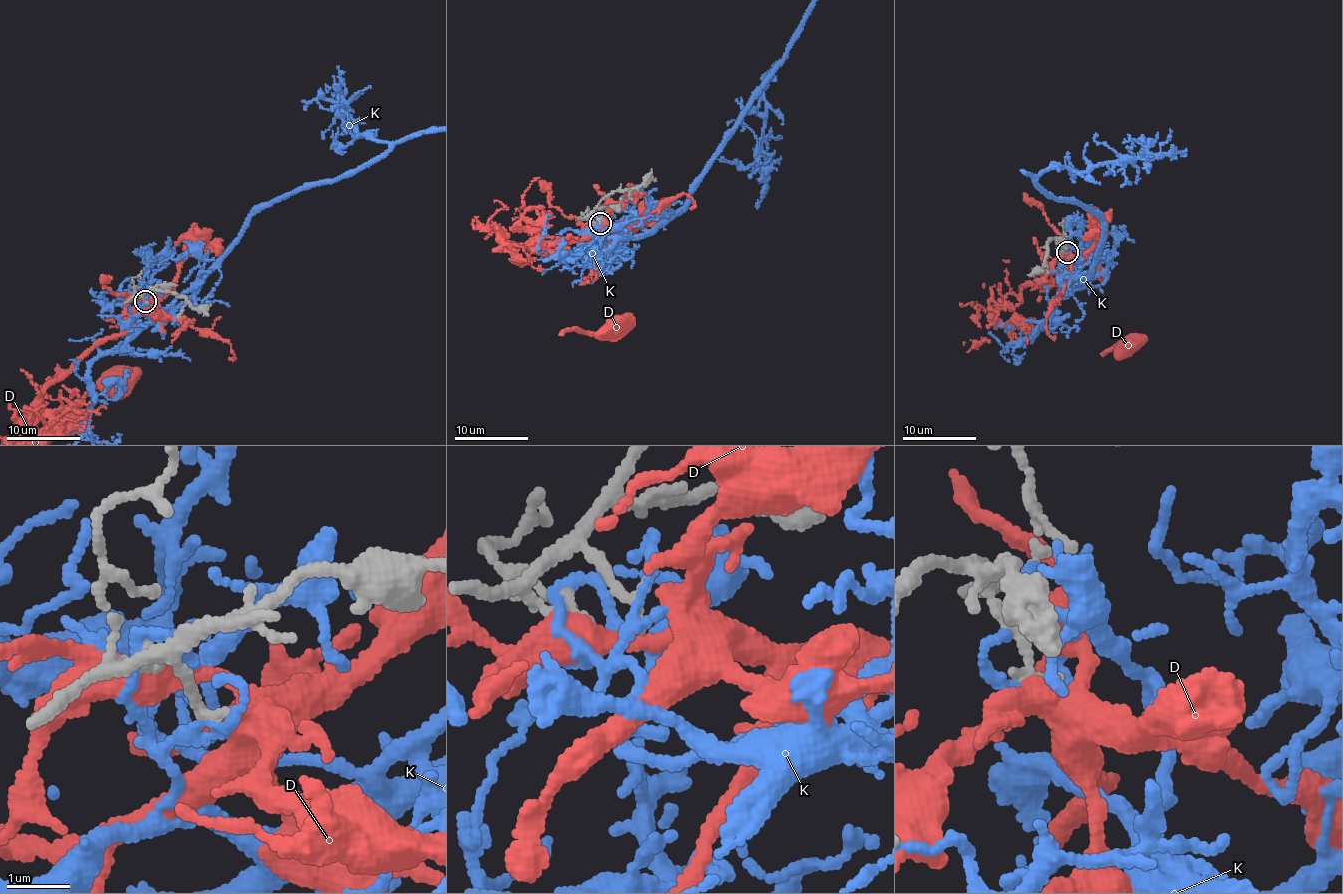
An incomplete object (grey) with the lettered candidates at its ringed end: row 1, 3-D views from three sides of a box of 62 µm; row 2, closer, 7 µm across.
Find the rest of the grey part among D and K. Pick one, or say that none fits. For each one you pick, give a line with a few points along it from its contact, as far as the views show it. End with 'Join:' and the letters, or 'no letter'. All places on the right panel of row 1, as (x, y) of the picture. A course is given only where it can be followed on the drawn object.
Join: no letter

